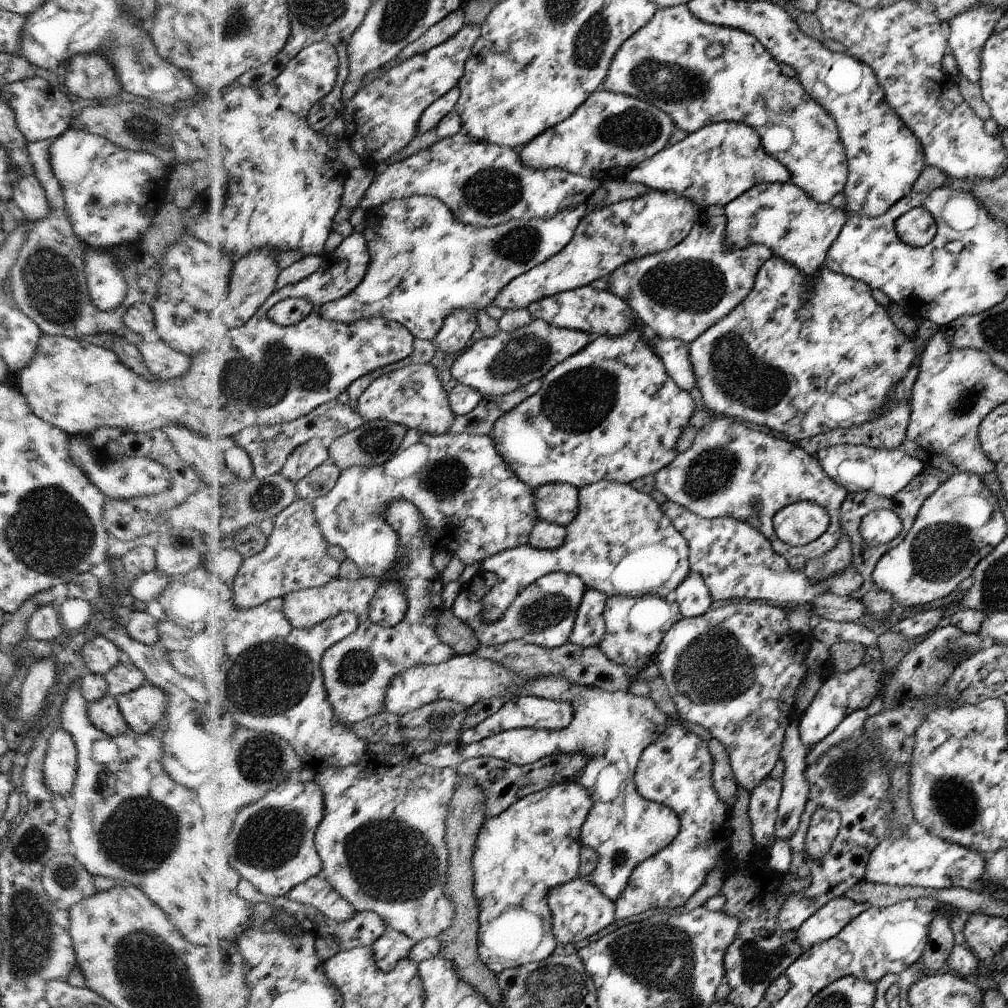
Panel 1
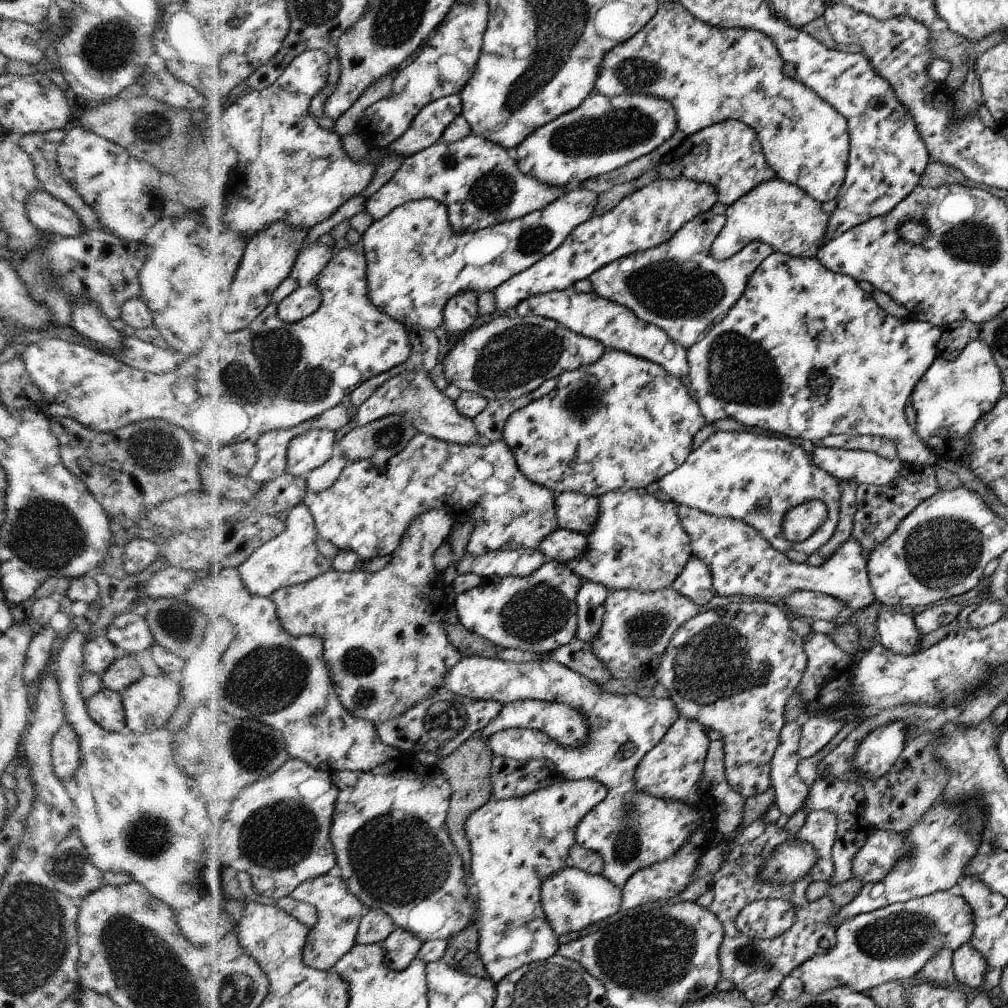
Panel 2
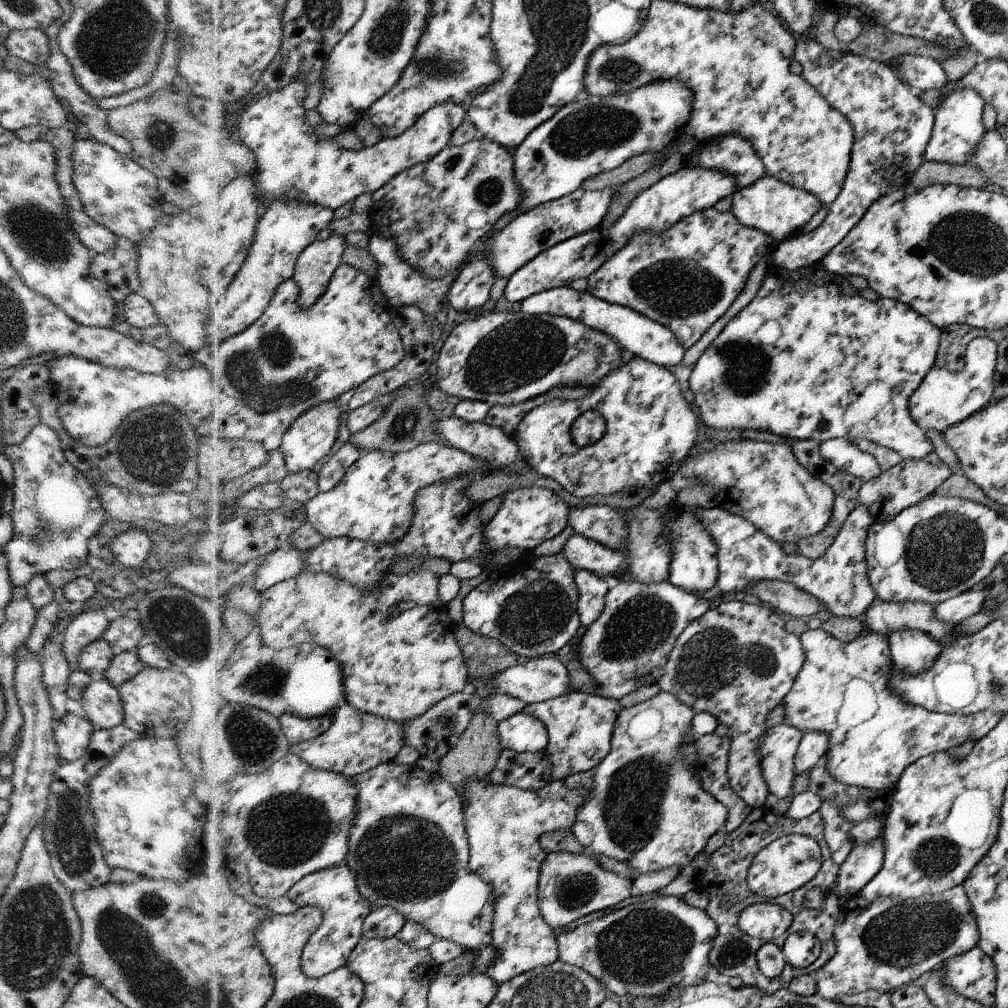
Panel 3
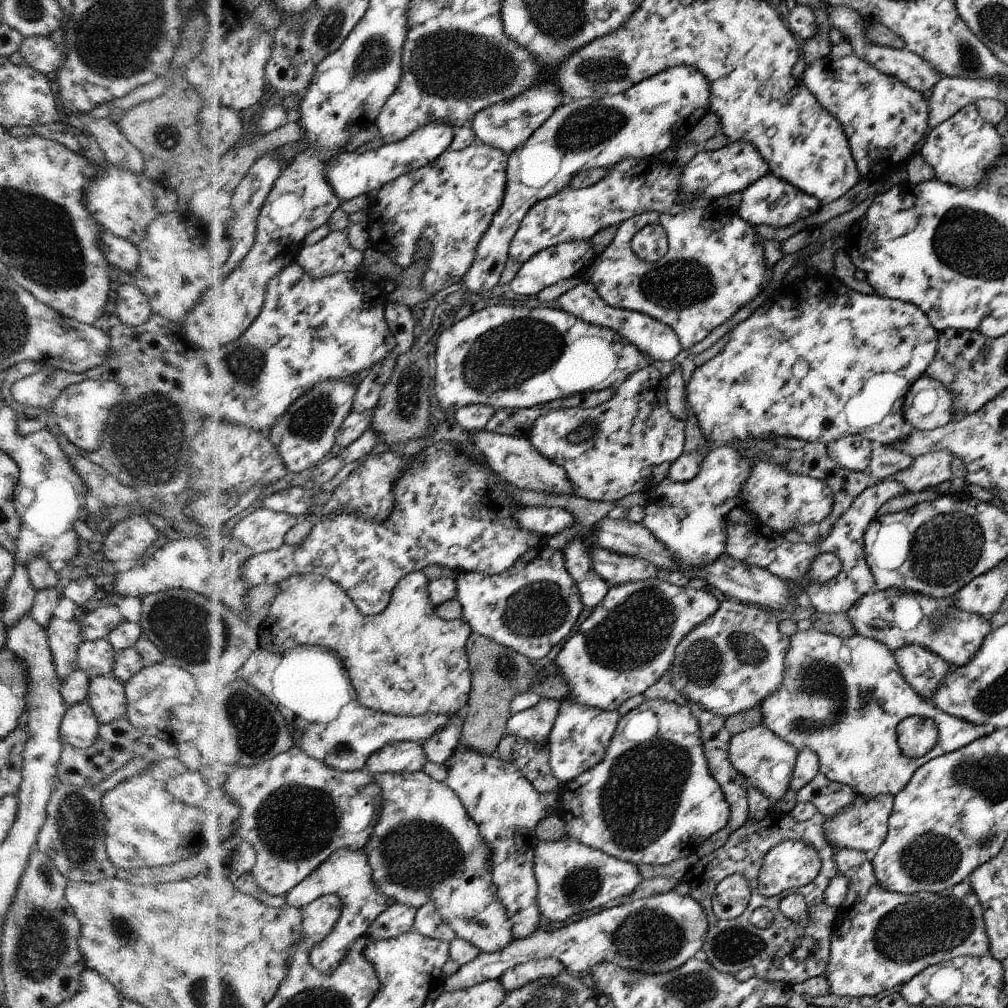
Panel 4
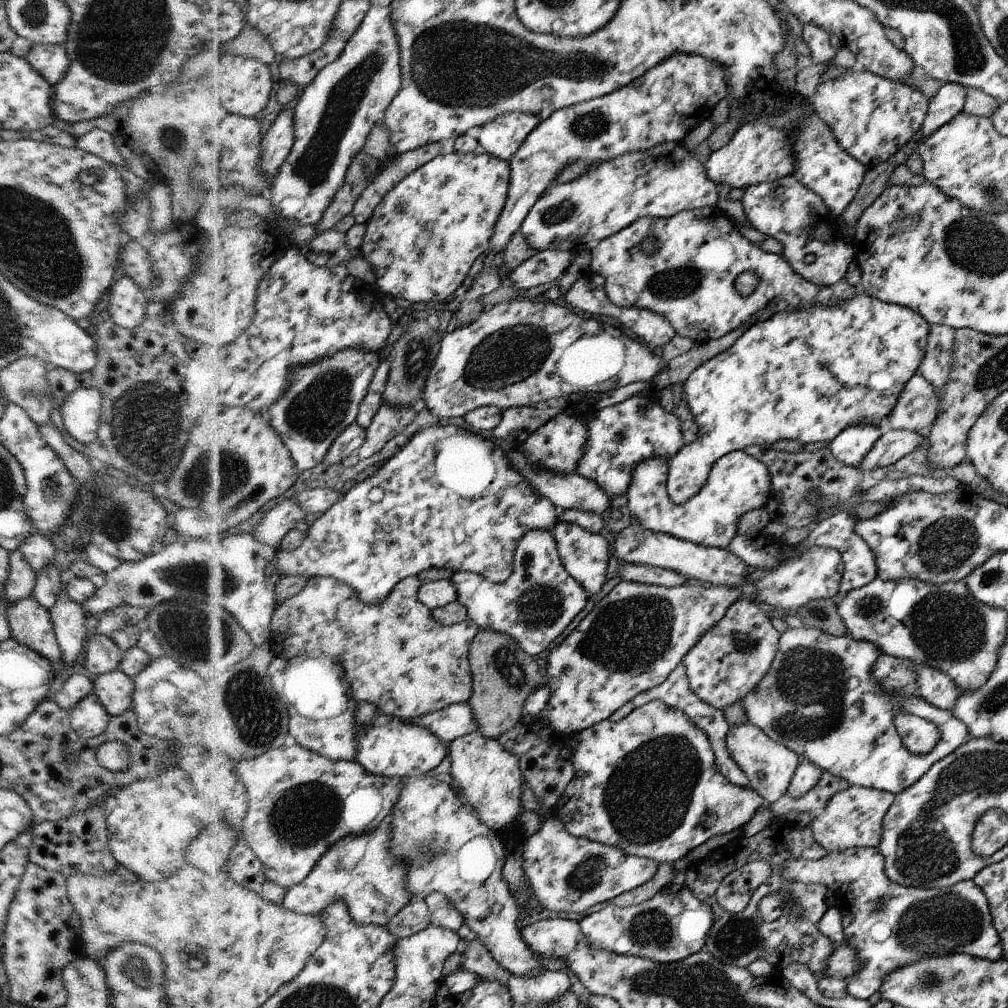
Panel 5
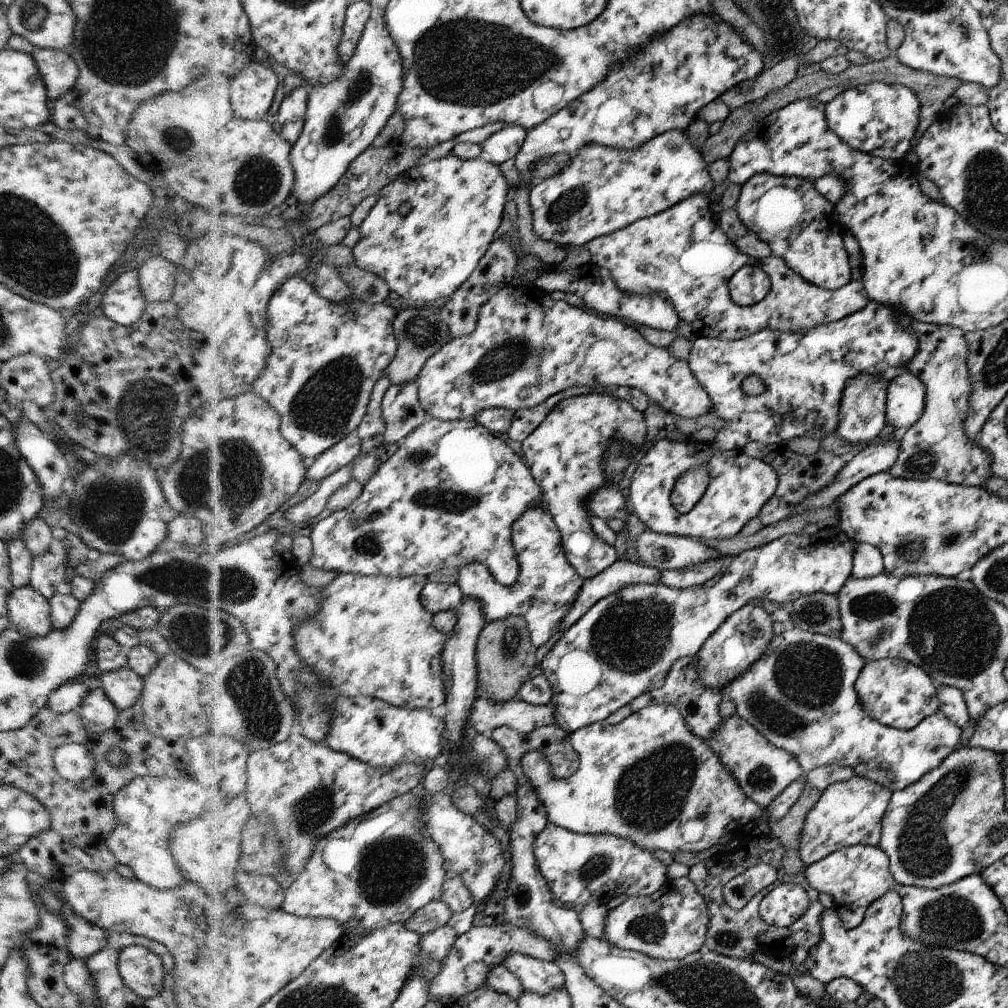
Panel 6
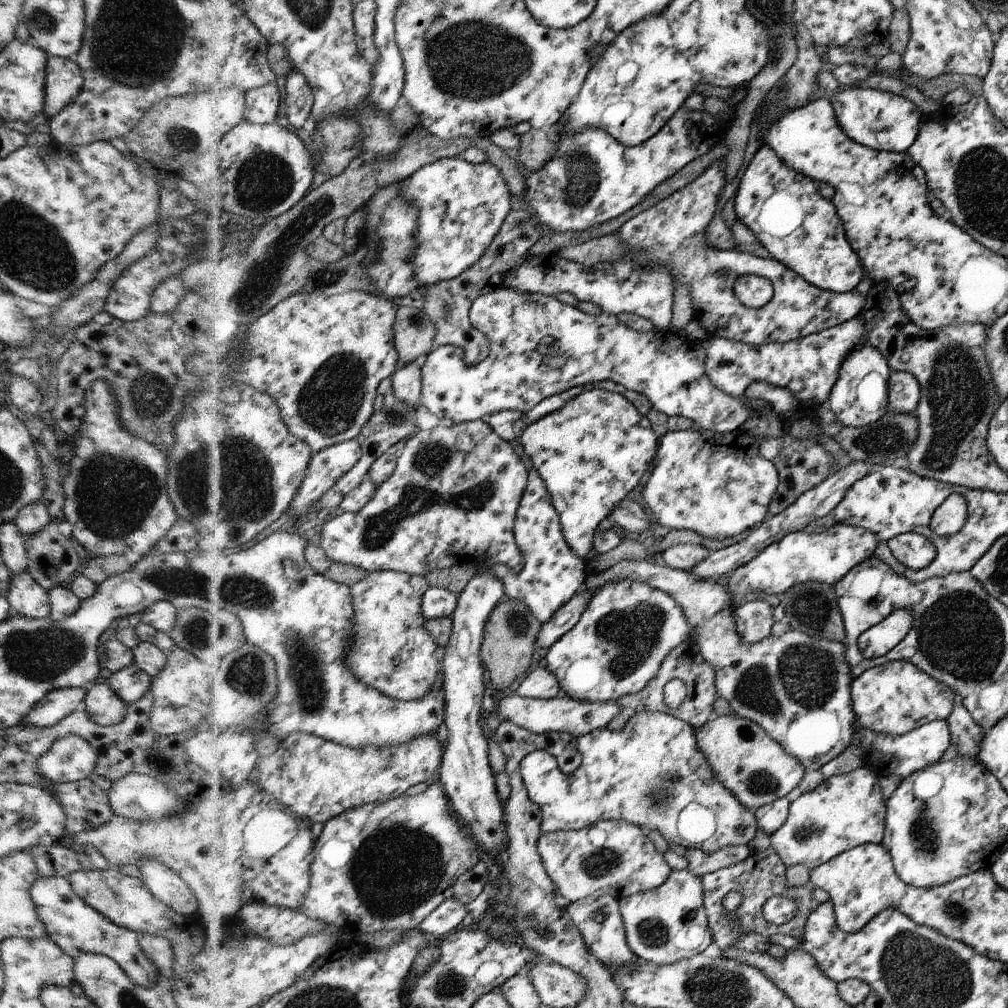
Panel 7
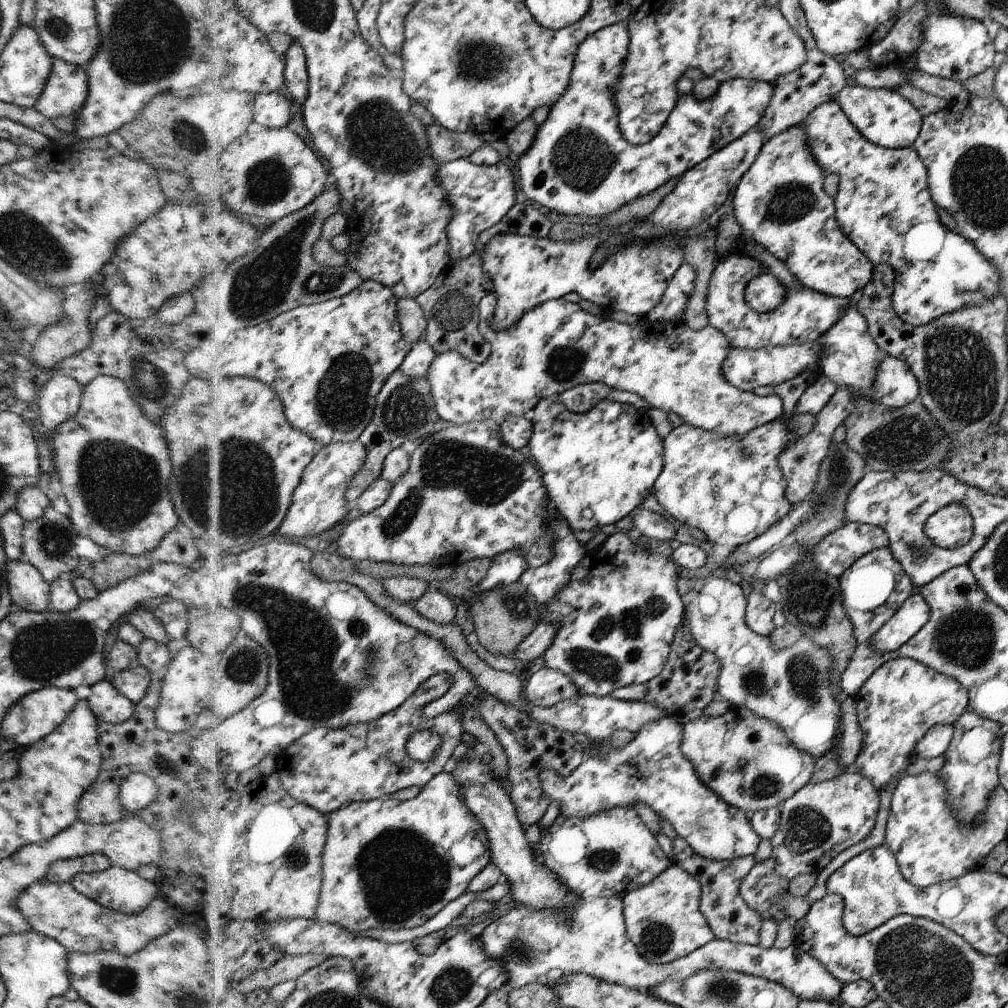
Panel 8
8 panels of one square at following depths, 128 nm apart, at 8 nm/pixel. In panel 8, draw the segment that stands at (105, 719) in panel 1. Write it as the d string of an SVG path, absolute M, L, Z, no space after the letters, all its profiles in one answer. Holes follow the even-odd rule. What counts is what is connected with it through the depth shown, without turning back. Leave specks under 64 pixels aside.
M134 664L123 670L111 682L114 688L134 704L140 702L151 683L152 673L142 665Z

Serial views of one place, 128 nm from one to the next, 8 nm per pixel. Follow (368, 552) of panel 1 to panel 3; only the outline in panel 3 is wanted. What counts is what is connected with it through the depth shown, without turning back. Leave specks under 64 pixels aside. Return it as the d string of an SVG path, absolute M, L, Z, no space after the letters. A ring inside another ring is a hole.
M442 442L422 444L411 452L403 451L396 455L392 452L382 452L382 450L367 452L348 470L339 486L330 492L318 494L303 508L309 513L314 527L324 534L325 538L356 538L356 540L374 542L374 544L394 544L394 542L400 542L402 538L406 538L410 528L414 526L416 500L418 500L418 494L422 490L426 490L426 487L440 484L440 482L442 484L452 482L452 478L466 478L466 476L481 478L490 475L495 470L498 471L496 474L503 472L482 458L475 458L451 445L444 446ZM516 487L502 494L498 512L484 528L484 542L502 552L516 548L531 552L545 540L558 536L569 525L569 506L554 491L544 487Z

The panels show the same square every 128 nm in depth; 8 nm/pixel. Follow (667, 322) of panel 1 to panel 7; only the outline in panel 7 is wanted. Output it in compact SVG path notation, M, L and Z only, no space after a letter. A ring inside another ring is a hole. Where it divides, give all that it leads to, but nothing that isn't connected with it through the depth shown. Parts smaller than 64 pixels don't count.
M725 157L716 159L700 173L696 180L692 180L684 188L673 192L658 204L625 222L618 230L621 239L629 246L629 254L624 261L634 261L637 267L664 265L673 276L676 285L690 286L689 292L692 294L695 318L698 318L707 335L712 339L722 337L749 345L787 343L858 317L864 308L865 298L856 289L845 293L825 291L806 282L806 279L790 270L785 263L778 262L774 258L763 259L742 251L711 249L705 243L704 231L716 213L716 204L727 184L725 167ZM744 275L769 276L773 279L774 294L768 305L754 309L741 302L735 294L735 285L739 276Z

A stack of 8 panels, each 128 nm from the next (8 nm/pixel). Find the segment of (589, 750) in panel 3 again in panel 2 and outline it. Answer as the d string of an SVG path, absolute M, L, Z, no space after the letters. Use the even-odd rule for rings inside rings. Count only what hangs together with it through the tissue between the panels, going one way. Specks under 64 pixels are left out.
M516 700L504 705L504 708L500 710L500 714L488 722L488 726L484 726L480 730L480 736L482 738L490 738L492 734L502 732L508 729L534 729L544 732L549 738L554 738L560 746L574 746L574 748L580 748L586 744L586 738L588 738L588 720L582 716L582 712L578 712L576 708L566 703L558 703L553 701L536 701L536 700Z

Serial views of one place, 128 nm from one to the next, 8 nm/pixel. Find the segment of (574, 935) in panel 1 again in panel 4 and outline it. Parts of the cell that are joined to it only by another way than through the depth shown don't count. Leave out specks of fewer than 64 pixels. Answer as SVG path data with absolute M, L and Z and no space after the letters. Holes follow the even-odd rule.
M568 836L558 842L538 841L534 855L538 907L541 916L551 922L564 922L575 914L604 907L616 898L630 896L643 882L638 866Z

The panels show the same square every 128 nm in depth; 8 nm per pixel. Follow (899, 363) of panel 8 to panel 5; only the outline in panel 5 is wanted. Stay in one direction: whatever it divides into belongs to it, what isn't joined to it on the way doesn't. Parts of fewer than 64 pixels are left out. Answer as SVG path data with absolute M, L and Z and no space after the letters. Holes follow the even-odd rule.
M917 372L902 389L897 404L888 415L894 430L918 431L925 434L938 418L937 406L940 394L933 390L929 381Z

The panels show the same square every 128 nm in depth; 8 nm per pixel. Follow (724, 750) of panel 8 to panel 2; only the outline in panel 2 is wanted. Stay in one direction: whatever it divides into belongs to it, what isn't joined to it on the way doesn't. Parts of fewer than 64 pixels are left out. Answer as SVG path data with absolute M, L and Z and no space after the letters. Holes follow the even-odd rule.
M801 721L786 722L781 731L781 742L773 756L772 778L775 804L784 816L800 811L809 794L798 766L801 765Z

